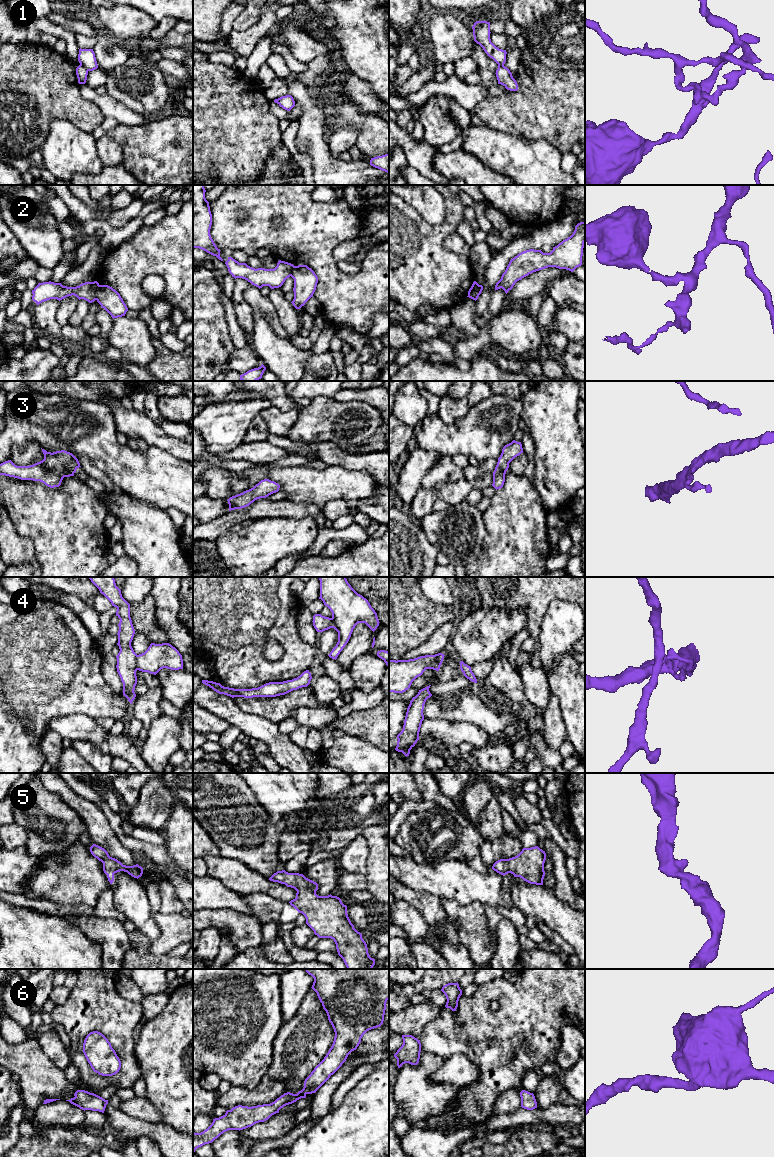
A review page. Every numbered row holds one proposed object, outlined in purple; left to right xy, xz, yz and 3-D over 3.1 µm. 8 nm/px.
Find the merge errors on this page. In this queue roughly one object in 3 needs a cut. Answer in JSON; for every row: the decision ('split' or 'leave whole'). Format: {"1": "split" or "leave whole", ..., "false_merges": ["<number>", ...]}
{"1": "split", "2": "split", "3": "leave whole", "4": "split", "5": "leave whole", "6": "leave whole", "false_merges": ["1", "2", "4"]}

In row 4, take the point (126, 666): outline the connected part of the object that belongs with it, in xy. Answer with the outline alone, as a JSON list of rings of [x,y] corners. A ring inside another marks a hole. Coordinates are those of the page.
[[[89,577],[89,579],[112,606],[117,608],[116,616],[120,619],[117,645],[120,651],[116,656],[116,668],[123,683],[123,695],[132,704],[136,697],[134,690],[137,684],[137,654],[131,646],[135,630],[130,617],[130,604],[122,597],[114,577]]]

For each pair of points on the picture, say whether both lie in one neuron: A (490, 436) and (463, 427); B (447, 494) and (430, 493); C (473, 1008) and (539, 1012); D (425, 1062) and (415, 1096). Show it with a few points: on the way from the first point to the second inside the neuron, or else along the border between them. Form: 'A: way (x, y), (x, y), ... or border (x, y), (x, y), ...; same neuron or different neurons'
A: way (483, 433), (470, 433); same neuron
B: border (437, 491), (438, 497); different neurons
C: way (489, 1012), (523, 1012); same neuron
D: way (423, 1070), (415, 1079), (415, 1088); same neuron

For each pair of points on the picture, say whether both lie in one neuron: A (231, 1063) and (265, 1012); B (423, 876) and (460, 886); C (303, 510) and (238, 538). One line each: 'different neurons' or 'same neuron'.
A: same neuron
B: same neuron
C: different neurons

